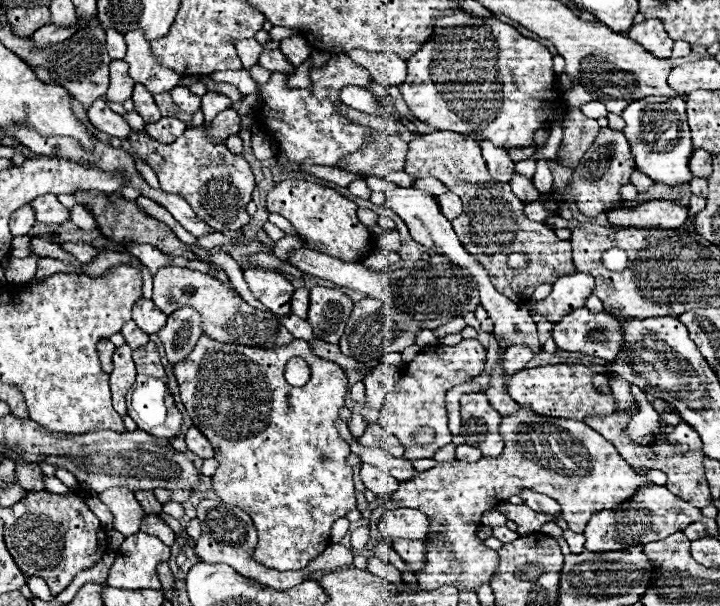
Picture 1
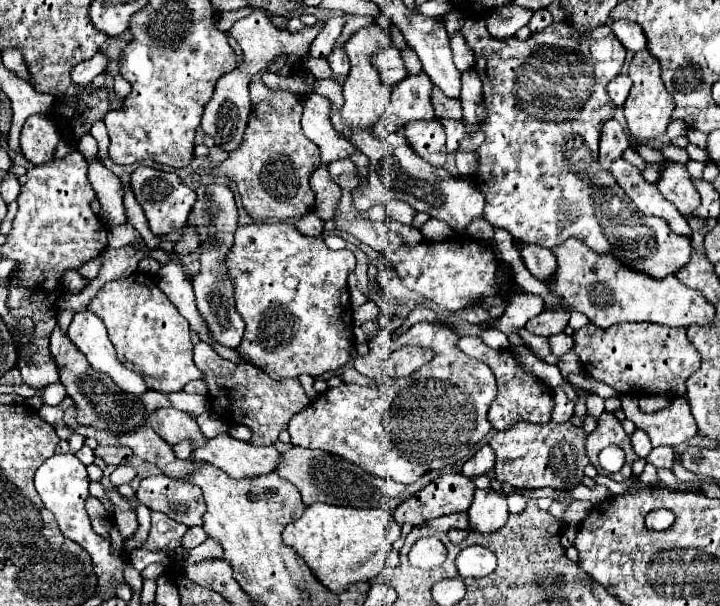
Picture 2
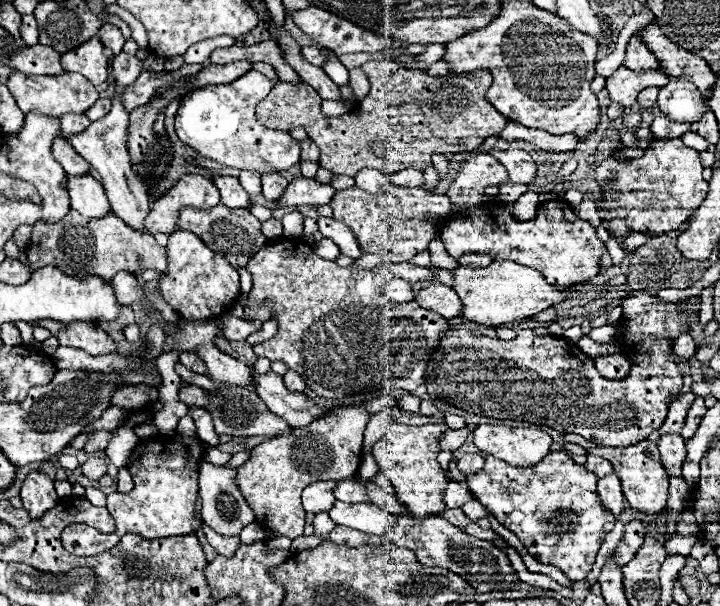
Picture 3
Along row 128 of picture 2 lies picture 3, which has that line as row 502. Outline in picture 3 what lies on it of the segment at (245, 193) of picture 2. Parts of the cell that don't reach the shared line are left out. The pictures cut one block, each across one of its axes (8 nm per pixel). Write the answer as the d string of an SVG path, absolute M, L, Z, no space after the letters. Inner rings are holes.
M338 408L326 414L324 418L312 422L306 428L292 430L292 434L286 438L278 436L258 444L250 452L250 458L238 468L238 474L236 474L236 486L240 488L246 504L254 510L256 522L264 526L266 530L278 532L280 536L286 536L290 540L300 538L304 530L304 514L306 514L300 500L302 490L312 482L352 478L358 472L360 454L362 454L362 434L368 420L370 416L360 408Z

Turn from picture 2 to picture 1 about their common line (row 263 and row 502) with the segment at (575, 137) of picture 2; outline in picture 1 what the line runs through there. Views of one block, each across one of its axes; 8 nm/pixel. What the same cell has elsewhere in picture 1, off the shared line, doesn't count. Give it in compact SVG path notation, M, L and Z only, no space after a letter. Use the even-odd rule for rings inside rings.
M640 486L636 494L622 502L616 510L600 510L592 514L586 524L586 550L590 552L612 552L612 550L626 550L630 546L640 546L656 540L664 540L674 532L692 524L692 520L700 520L700 510L688 504L686 500L674 496L666 486Z

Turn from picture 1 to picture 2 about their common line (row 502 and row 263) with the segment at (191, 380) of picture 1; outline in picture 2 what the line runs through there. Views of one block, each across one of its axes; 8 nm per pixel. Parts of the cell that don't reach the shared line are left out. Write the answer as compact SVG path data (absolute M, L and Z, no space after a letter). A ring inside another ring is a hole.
M278 222L240 226L230 254L228 272L236 288L236 310L246 322L246 332L238 348L244 362L260 366L274 380L298 378L300 374L316 378L346 366L354 348L354 320L346 280L356 268L356 258L350 250L330 250L322 236L304 236L294 224Z

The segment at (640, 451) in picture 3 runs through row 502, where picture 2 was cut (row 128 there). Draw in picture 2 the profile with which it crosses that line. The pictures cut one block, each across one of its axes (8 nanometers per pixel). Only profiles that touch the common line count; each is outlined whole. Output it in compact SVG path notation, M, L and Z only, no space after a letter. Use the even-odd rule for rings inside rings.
M648 50L636 52L632 58L632 64L628 66L628 76L632 78L632 90L624 102L624 116L628 122L628 128L632 136L636 138L658 138L666 132L666 126L670 124L674 100L664 88L664 82L660 80L660 64L654 60L654 56Z

